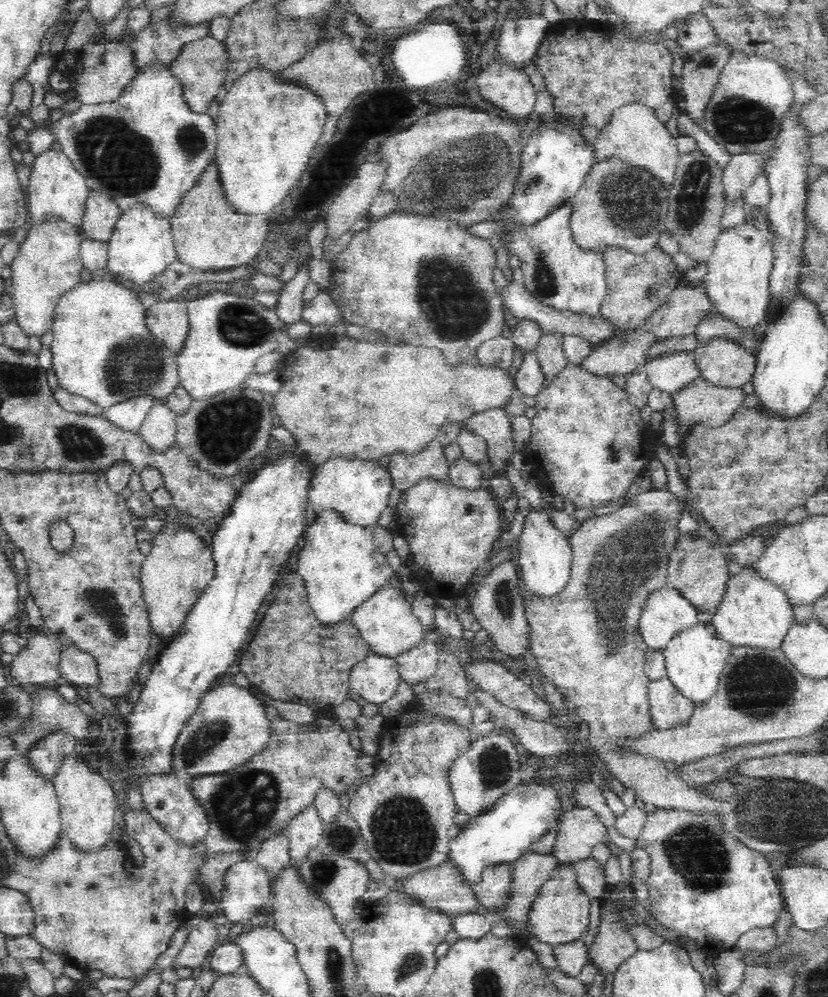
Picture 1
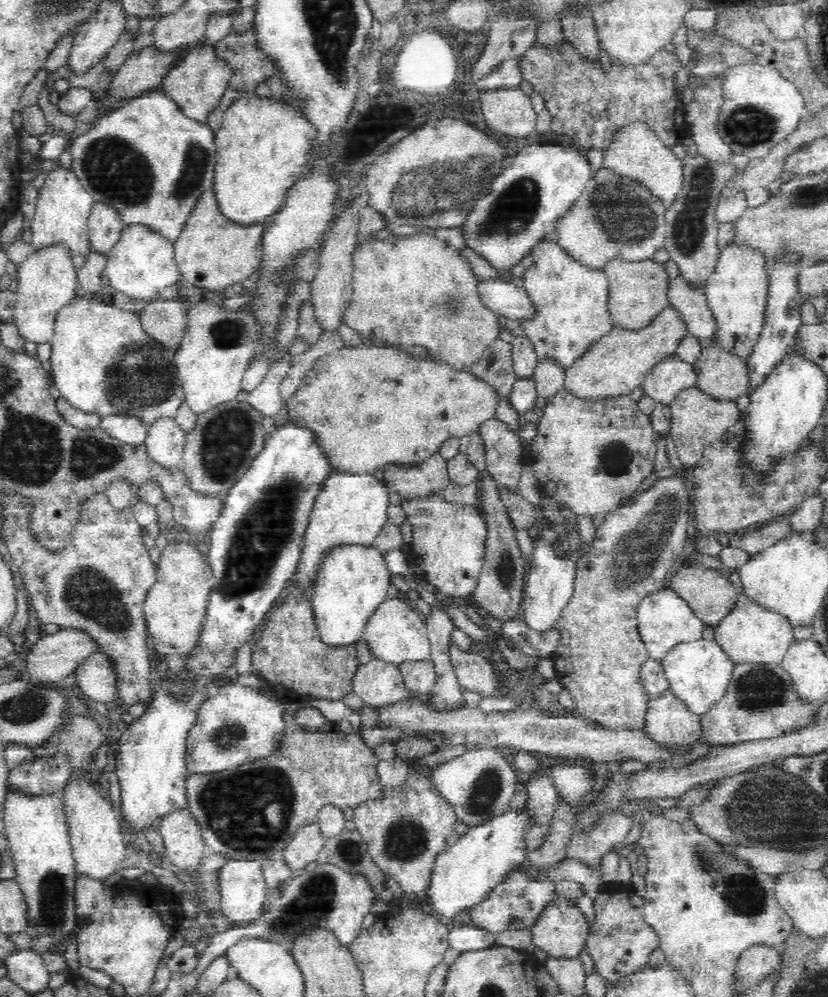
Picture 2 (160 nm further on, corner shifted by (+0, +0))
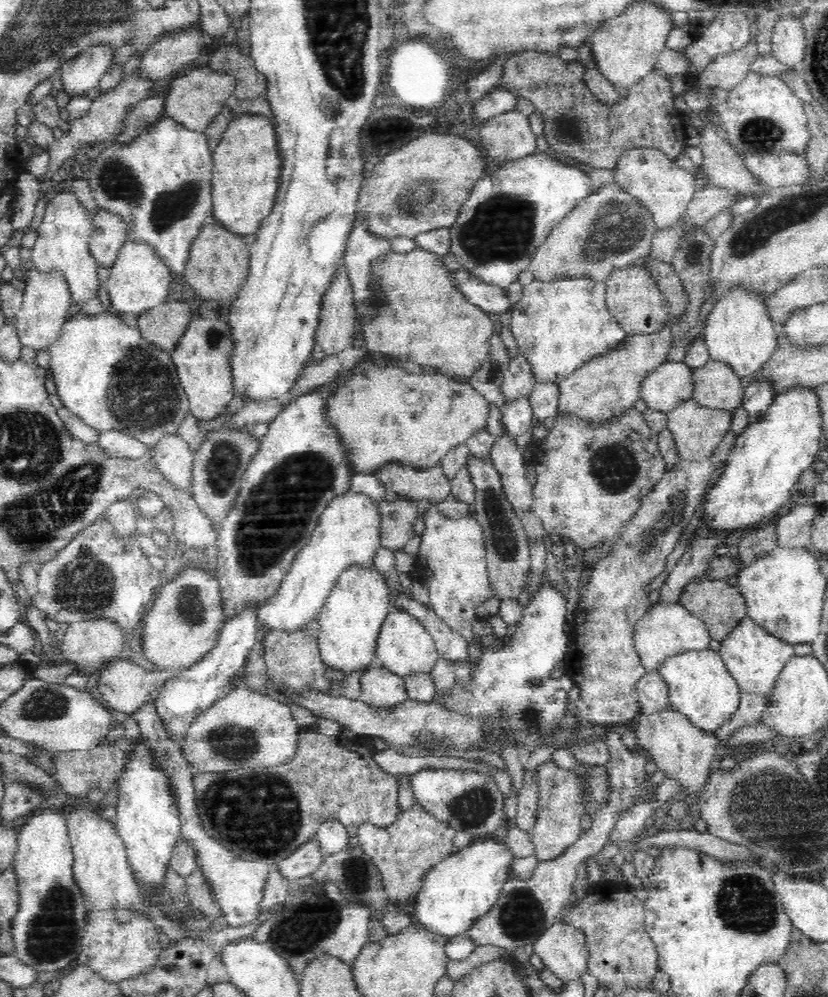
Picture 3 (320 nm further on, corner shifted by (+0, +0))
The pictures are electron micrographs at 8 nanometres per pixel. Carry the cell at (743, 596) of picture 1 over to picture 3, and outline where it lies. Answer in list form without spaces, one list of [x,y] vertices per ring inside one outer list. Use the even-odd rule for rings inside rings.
[[[746,614],[720,642],[719,654],[728,671],[737,681],[742,694],[746,692],[766,696],[770,690],[775,688],[780,671],[795,653],[792,643],[766,631],[764,625],[756,623],[750,615]]]

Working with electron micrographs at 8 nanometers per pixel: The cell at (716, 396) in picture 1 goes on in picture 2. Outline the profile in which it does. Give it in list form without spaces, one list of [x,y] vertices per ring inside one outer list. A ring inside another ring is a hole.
[[[698,386],[680,391],[669,405],[671,425],[668,431],[676,446],[676,458],[686,472],[691,472],[695,464],[700,462],[704,447],[714,439],[722,437],[742,416],[740,408],[736,406],[736,400],[717,399]]]

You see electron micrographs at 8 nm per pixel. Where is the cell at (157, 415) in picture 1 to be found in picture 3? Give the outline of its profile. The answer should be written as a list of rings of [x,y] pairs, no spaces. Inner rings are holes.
[[[164,434],[150,453],[160,472],[174,486],[189,492],[194,454],[189,444],[176,434]]]

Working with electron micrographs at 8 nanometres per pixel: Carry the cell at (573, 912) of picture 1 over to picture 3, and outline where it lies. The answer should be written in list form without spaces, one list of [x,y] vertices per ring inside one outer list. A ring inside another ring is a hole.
[[[559,917],[533,942],[533,952],[562,981],[578,978],[587,970],[585,933]]]

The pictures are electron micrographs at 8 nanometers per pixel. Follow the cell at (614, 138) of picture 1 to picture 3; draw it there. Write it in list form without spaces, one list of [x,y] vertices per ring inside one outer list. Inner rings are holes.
[[[639,146],[624,149],[617,160],[616,168],[612,170],[616,183],[632,194],[632,197],[638,198],[652,212],[659,230],[676,224],[677,219],[687,212],[696,193],[691,172],[681,168],[675,159],[668,157],[660,147]]]

